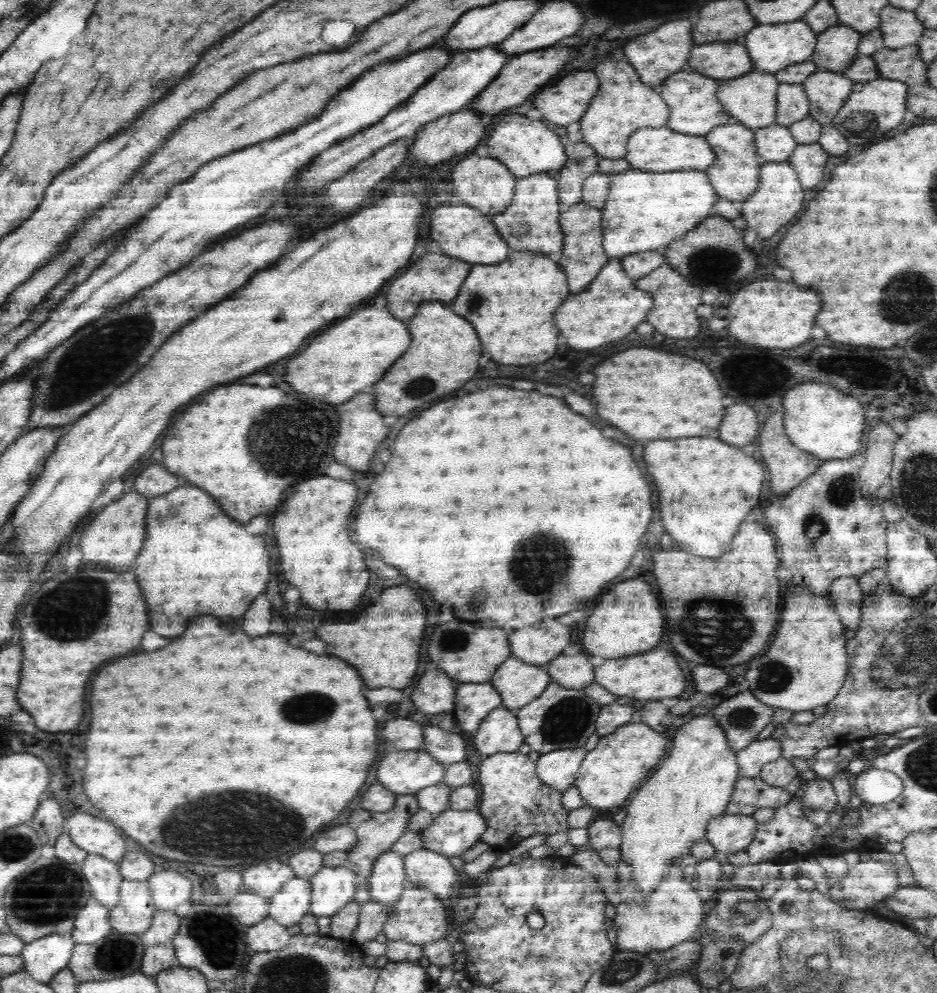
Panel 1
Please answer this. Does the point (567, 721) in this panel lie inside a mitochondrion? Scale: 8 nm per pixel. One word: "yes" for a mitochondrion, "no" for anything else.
yes

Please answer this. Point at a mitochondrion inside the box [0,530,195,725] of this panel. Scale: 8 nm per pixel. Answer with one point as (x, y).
(94, 593)

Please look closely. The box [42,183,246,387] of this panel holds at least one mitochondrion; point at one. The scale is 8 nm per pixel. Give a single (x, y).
(112, 342)

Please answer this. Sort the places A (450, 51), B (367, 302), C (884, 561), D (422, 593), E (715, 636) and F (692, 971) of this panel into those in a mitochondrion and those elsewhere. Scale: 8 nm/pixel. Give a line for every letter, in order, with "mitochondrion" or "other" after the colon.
A: other
B: other
C: other
D: other
E: mitochondrion
F: other

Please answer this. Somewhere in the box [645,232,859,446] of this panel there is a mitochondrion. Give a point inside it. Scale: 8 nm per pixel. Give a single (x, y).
(716, 263)

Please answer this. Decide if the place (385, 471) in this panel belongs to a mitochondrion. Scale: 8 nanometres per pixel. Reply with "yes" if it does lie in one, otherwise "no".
no

